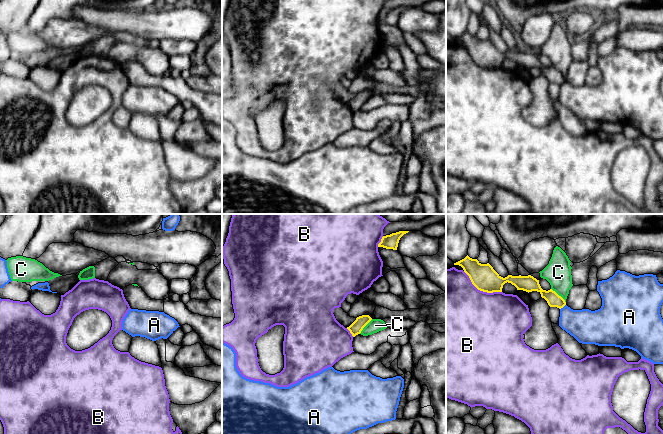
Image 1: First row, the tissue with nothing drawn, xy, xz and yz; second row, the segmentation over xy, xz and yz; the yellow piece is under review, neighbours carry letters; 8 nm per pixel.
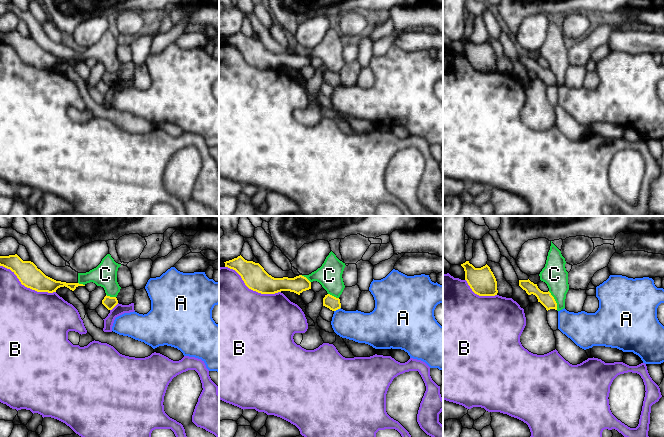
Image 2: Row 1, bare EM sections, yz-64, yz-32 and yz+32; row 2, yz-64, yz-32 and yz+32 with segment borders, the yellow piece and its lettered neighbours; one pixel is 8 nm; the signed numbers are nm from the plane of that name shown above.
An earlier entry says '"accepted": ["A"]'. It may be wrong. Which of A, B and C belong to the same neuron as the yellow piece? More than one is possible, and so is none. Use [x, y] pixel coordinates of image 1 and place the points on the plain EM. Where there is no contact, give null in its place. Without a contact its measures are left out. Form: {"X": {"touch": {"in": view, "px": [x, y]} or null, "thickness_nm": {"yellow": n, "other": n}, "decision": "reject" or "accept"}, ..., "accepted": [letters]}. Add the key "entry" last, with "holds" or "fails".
{"A": {"touch": {"in": "yz", "px": [562, 83]}, "thickness_nm": {"yellow": 110, "other": 260}, "decision": "reject"}, "B": {"touch": {"in": "yz", "px": [481, 66]}, "thickness_nm": {"yellow": 200, "other": 500}, "decision": "reject"}, "C": {"touch": {"in": "yz", "px": [558, 71]}, "thickness_nm": {"yellow": 120, "other": 200}, "decision": "reject"}, "accepted": [], "entry": "fails"}

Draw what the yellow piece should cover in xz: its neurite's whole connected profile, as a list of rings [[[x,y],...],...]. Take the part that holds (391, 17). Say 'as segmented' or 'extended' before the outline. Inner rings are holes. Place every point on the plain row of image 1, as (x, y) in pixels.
as segmented; [[[399,7],[390,11],[383,12],[378,23],[397,26],[400,14],[409,7]]]

